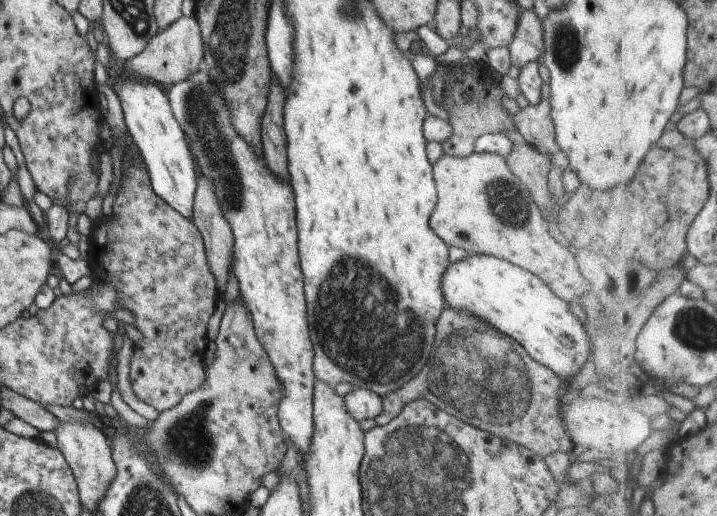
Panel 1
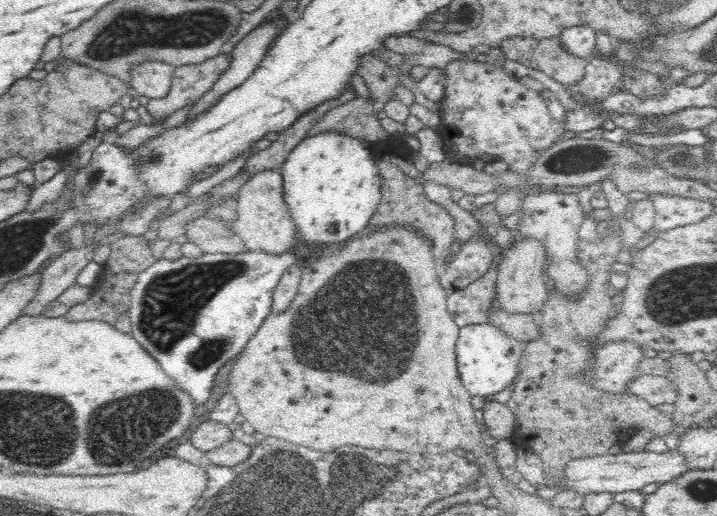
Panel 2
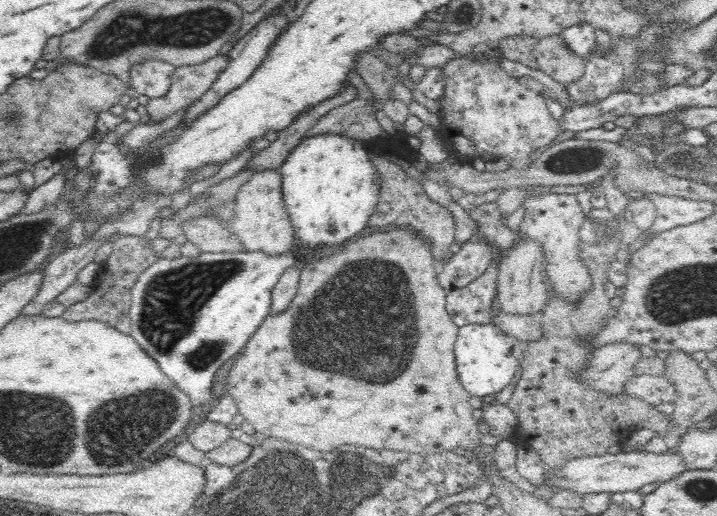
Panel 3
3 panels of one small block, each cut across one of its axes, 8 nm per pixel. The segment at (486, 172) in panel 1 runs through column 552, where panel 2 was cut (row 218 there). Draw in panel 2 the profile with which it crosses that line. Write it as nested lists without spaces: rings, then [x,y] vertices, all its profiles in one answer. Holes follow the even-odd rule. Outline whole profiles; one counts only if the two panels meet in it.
[[[279,169],[265,170],[252,175],[244,184],[233,205],[237,209],[237,220],[226,223],[237,232],[250,251],[282,254],[295,247],[297,226],[284,200],[284,179]]]

